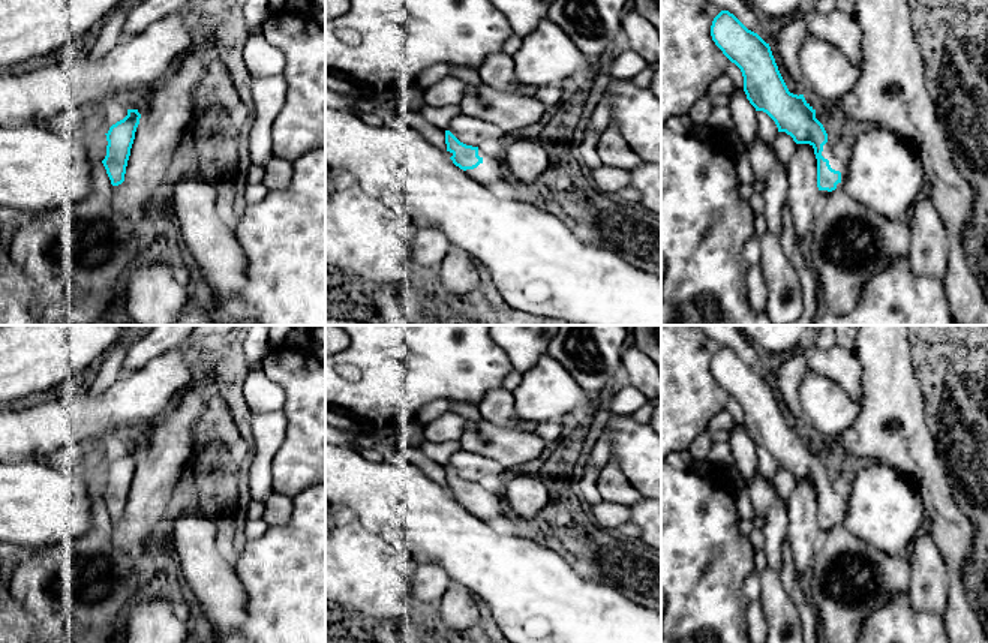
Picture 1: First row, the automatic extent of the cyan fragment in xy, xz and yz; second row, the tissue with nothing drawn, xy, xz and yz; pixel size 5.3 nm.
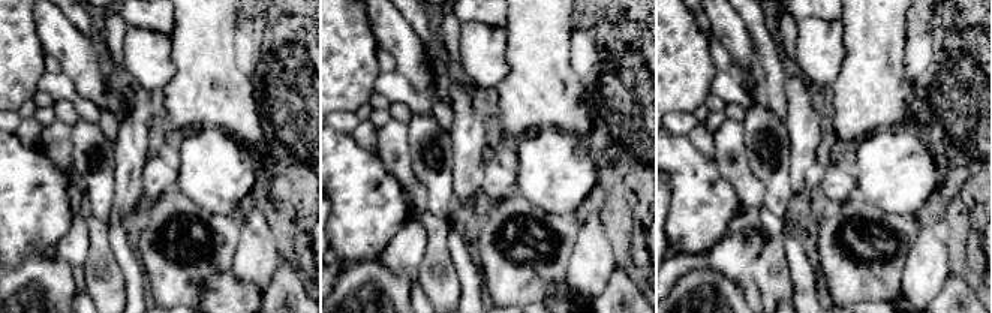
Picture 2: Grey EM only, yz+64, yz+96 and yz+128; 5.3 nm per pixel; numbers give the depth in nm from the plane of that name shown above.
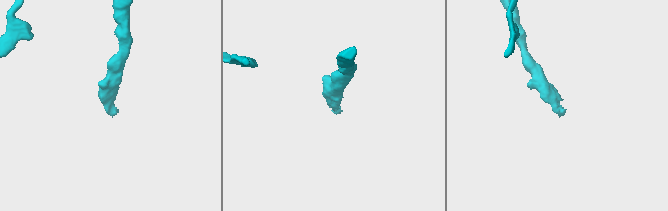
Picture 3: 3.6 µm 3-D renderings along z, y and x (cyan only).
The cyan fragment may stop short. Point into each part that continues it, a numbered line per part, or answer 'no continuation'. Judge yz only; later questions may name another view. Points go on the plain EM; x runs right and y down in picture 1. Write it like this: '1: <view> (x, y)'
1: yz (837, 499)

